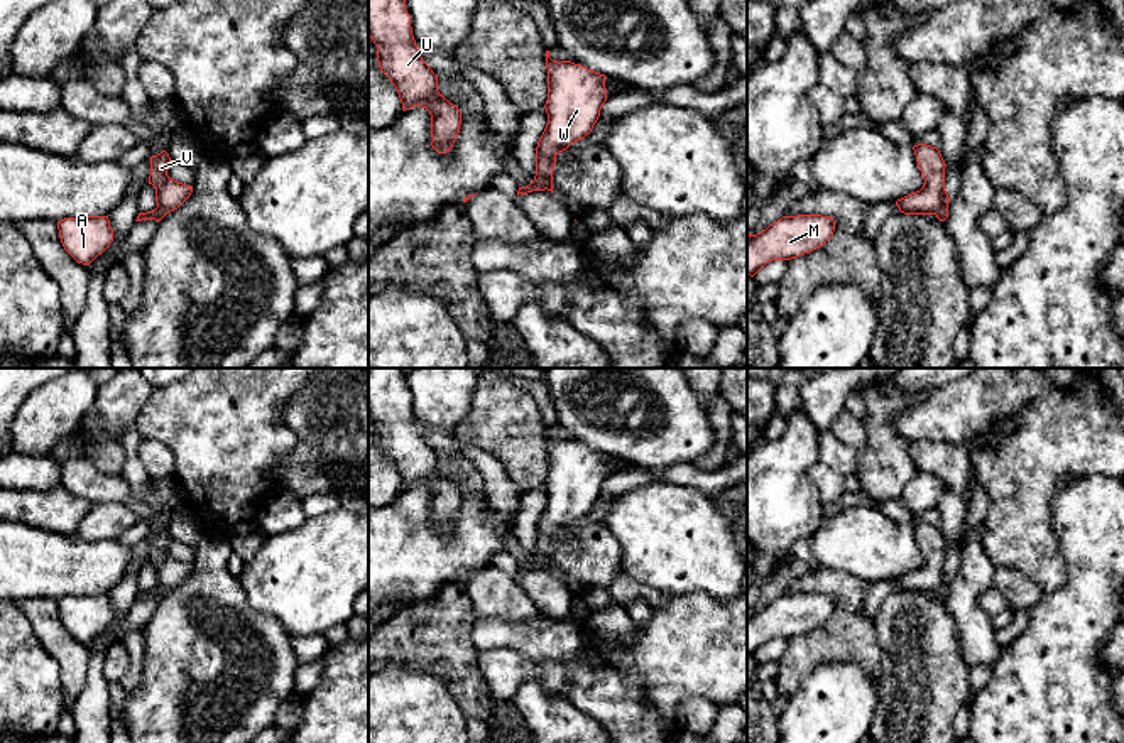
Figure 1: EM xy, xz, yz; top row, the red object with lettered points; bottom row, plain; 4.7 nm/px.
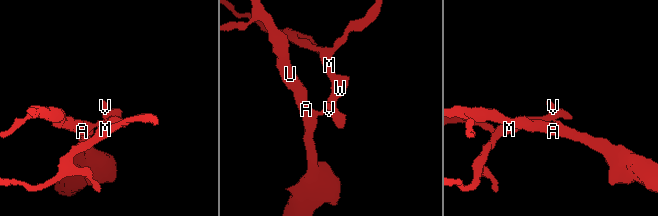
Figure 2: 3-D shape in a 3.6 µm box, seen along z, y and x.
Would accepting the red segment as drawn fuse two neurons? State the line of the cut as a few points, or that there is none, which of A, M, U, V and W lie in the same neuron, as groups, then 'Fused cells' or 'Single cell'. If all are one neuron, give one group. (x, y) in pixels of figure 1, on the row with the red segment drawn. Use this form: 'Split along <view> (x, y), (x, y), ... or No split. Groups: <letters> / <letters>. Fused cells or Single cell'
Split along xz (534, 179), (546, 188). Groups: A U / M V W. Fused cells

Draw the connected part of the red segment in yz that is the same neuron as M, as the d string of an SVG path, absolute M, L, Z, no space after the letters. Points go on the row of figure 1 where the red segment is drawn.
M821 214L783 216L757 235L747 235L747 275L754 277L772 260L791 260L823 247L835 221Z

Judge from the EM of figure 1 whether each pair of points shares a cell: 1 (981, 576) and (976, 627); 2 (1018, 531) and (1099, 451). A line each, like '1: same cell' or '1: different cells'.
1: same cell
2: same cell

